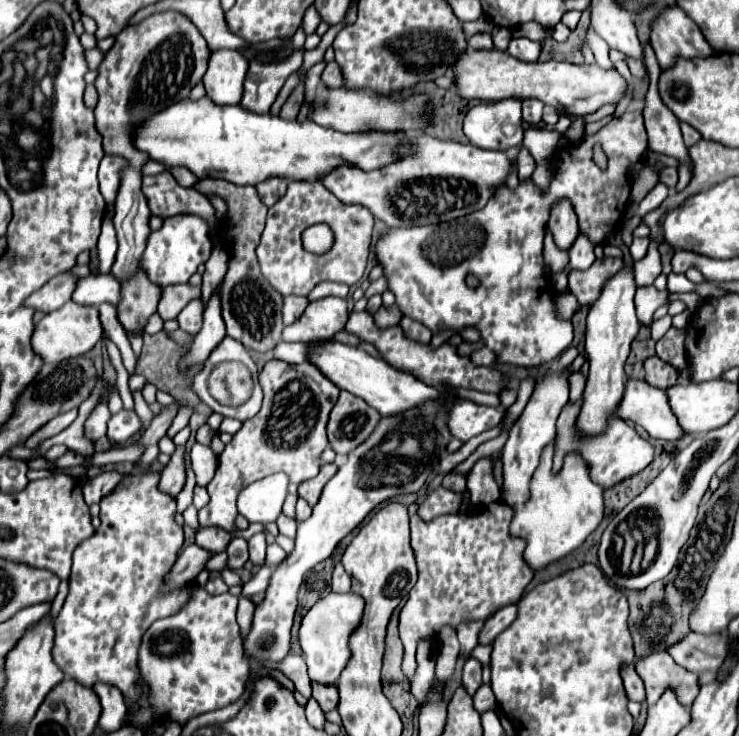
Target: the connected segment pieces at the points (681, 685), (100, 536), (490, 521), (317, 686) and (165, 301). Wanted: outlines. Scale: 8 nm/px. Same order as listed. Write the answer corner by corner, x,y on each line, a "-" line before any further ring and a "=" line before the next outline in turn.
651,653
651,657
635,661
635,669
645,683
649,705
657,703
659,697
671,689
683,705
691,707
699,693
699,687
695,685
697,675
679,667
669,653
=
155,471
125,475
119,485
101,499
99,507
101,527
73,553
69,595
59,617
55,619
53,661
67,677
79,681
81,685
93,687
95,681
103,681
119,687
125,695
127,705
131,705
135,699
139,699
141,689
137,667
141,633
155,619
177,613
189,595
187,587
167,595
159,593
159,585
163,585
163,573
167,573
167,569
171,569
171,565
175,563
177,547
183,547
183,529
175,523
175,497
159,489
159,473
=
495,501
475,517
455,513
447,517
435,517
431,523
423,523
417,515
411,515
411,545
417,555
419,579
409,593
409,601
401,609
401,641
405,647
403,673
413,677
415,673
415,649
419,639
439,633
443,625
457,627
461,621
485,619
497,607
517,603
525,587
533,579
531,567
523,559
525,541
509,533
513,511
=
313,683
313,697
321,705
323,711
333,711
337,709
339,695
337,695
337,685
323,685
323,683
=
183,283
183,285
169,285
169,287
163,287
163,297
159,301
159,309
157,313
161,315
163,321
169,321
169,319
177,319
177,315
181,313
181,309
195,297
201,297
201,287
197,285
189,285
189,283

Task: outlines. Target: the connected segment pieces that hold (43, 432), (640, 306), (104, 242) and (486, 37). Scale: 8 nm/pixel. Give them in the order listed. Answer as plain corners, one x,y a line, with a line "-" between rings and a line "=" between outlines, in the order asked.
71,409
71,411
65,411
65,413
59,413
55,419
51,419
47,425
43,425
43,429
39,429
37,433
33,433
27,441
25,441
25,447
29,449
35,449
39,441
43,439
49,439
53,435
57,435
59,431
67,429
73,421
77,419
77,409
=
637,287
635,307
637,307
637,317
643,325
651,325
653,313
667,303
669,303
669,291
657,291
655,287
=
111,213
105,215
103,221
103,231
99,235
99,243
97,243
97,273
109,273
113,263
115,263
115,253
117,253
117,237
115,237
115,229
113,229
113,221
111,221
=
477,33
473,37
467,39
467,45
473,49
491,49
493,47
493,39
489,33

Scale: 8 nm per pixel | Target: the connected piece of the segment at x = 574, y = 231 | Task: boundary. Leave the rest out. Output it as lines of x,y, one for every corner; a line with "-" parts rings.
567,201
555,203
555,207
551,211
551,219
549,219
549,231
553,235
555,245
563,251
569,251
571,245
575,243
575,239
579,235
577,215
571,209
571,205
567,205

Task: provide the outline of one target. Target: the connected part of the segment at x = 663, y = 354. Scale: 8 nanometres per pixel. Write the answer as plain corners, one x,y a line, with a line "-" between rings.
671,327
661,341
657,341
657,355
675,365
679,371
683,371
683,367
687,365
685,361
685,335
687,331
685,329
677,329
677,327

